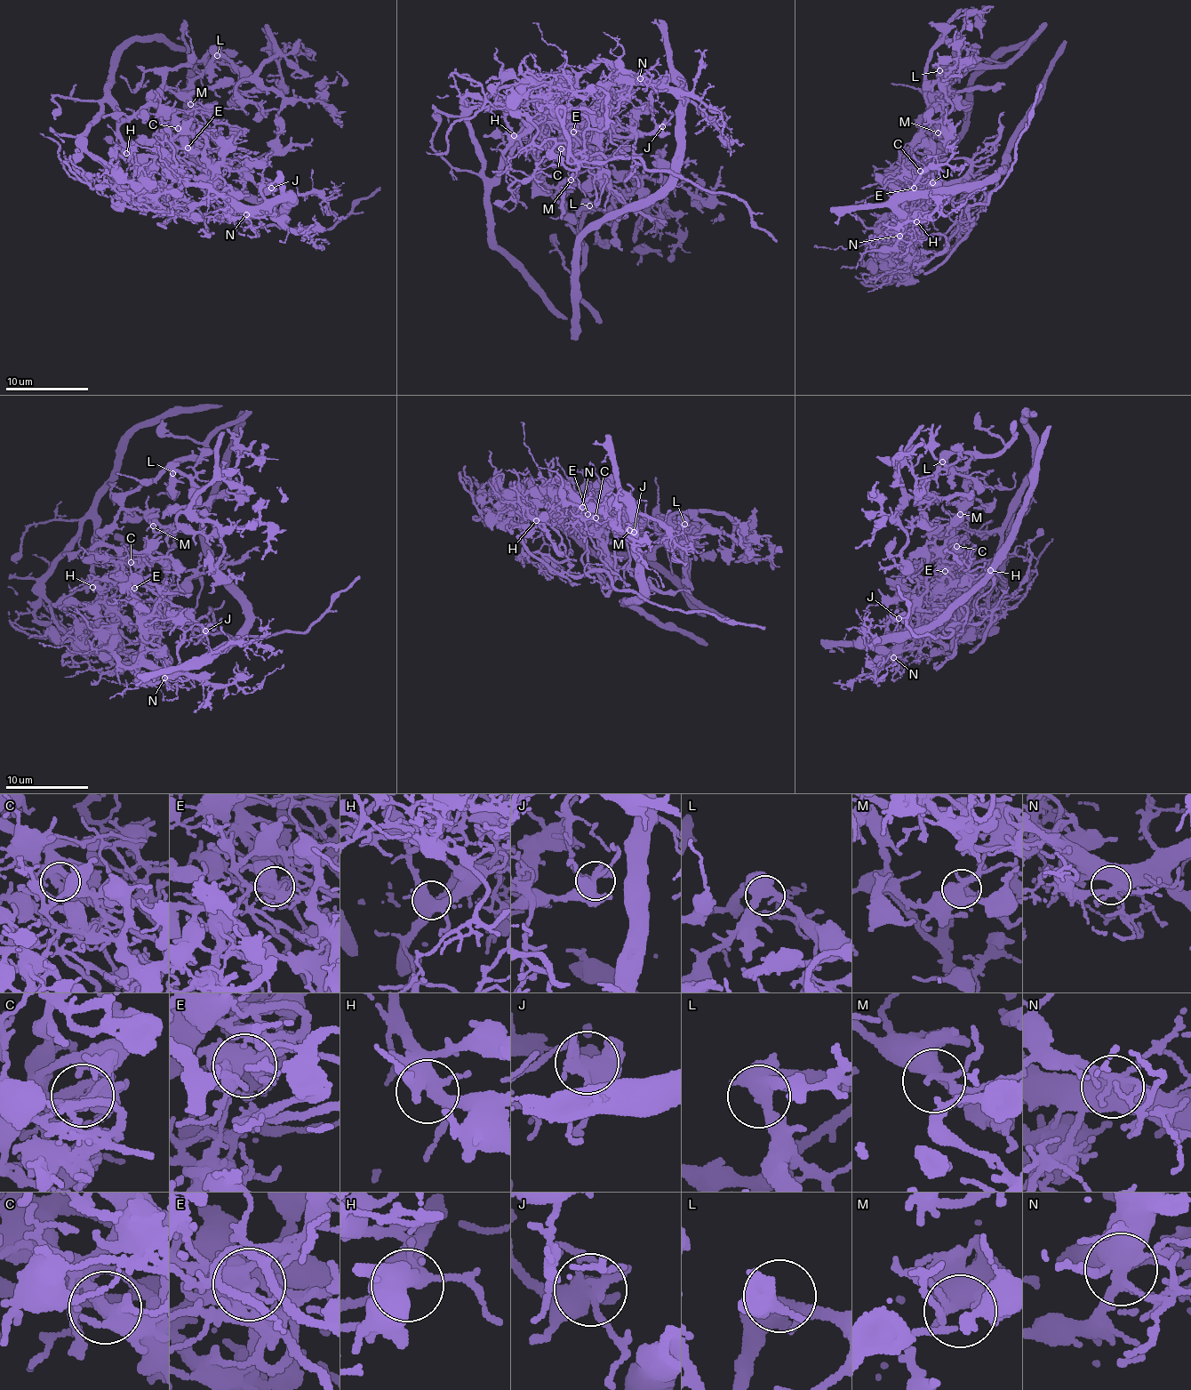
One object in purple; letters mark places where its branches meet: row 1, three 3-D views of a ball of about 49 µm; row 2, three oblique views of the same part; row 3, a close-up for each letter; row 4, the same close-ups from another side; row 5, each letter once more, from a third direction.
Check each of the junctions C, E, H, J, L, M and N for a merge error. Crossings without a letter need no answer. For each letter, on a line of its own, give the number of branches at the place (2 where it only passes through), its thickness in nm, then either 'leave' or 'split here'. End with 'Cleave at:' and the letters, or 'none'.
C: 4 branches meet; 360 nm thick; split here
E: 8 branches meet; 440 nm thick; split here
H: 7 branches meet; 440 nm thick; leave
J: 5 branches meet; 440 nm thick; split here
L: 6 branches meet; 440 nm thick; leave
M: 4 branches meet; 380 nm thick; leave
N: 7 branches meet; 550 nm thick; leave
Cleave at: C, E, J

